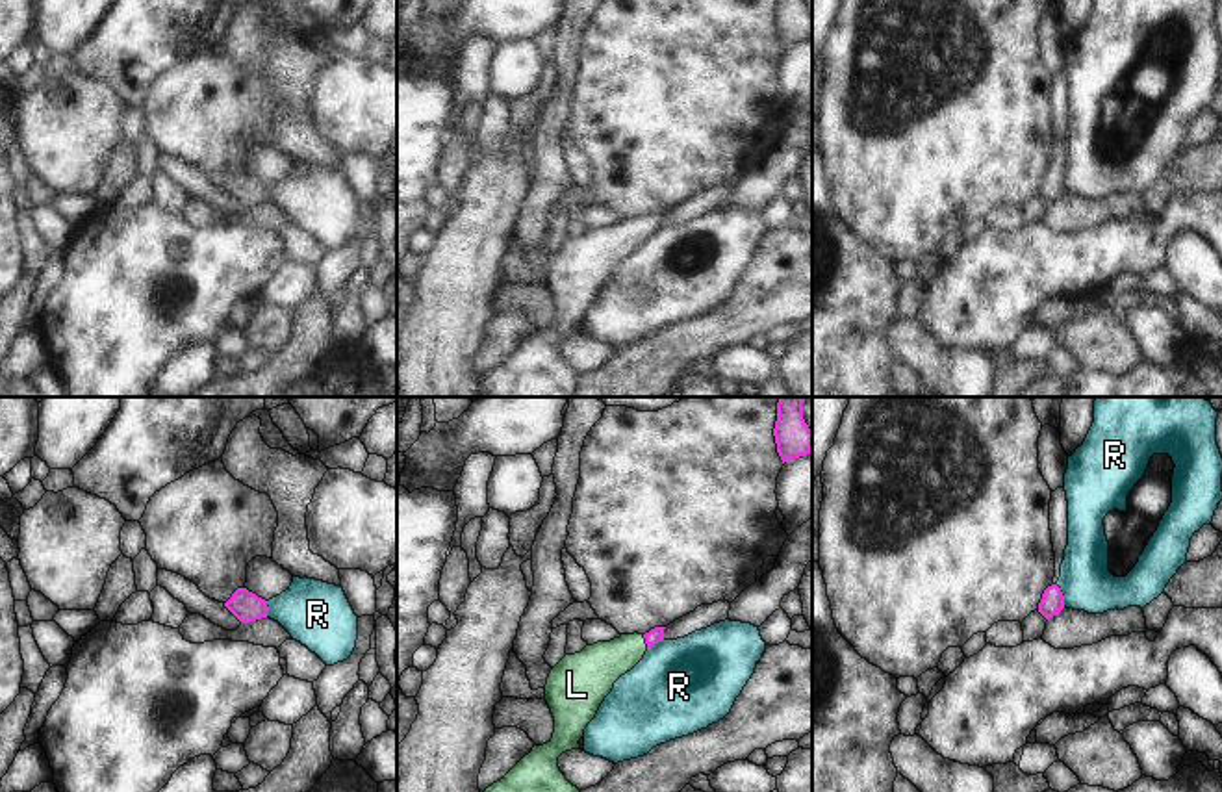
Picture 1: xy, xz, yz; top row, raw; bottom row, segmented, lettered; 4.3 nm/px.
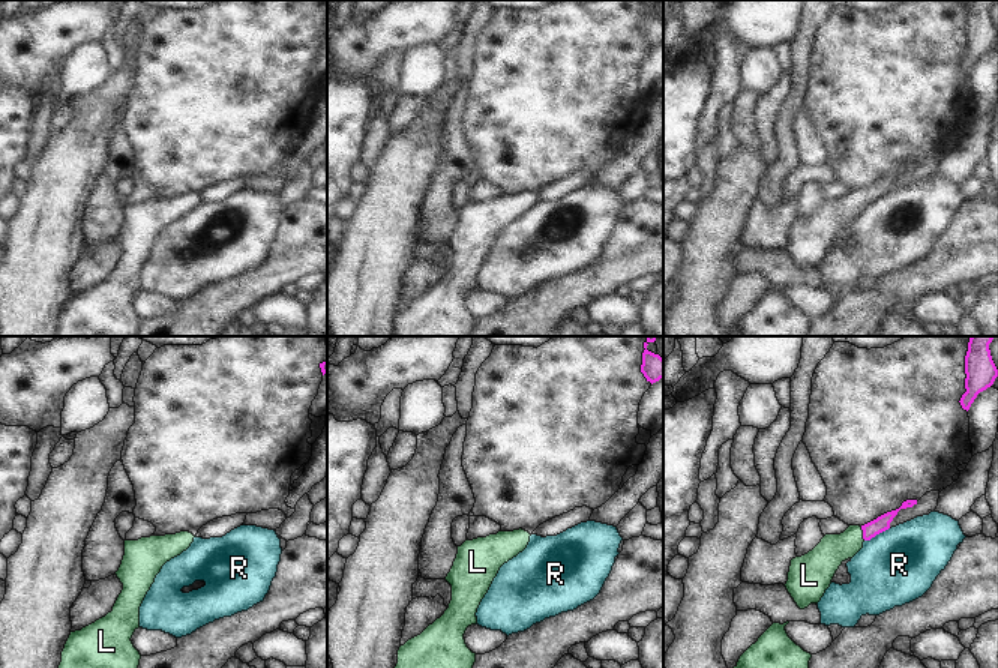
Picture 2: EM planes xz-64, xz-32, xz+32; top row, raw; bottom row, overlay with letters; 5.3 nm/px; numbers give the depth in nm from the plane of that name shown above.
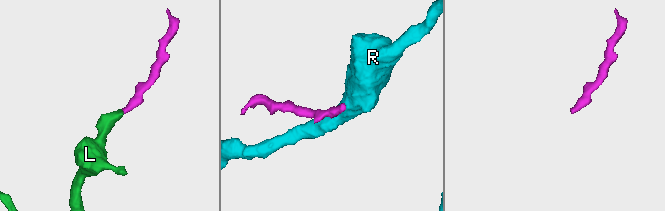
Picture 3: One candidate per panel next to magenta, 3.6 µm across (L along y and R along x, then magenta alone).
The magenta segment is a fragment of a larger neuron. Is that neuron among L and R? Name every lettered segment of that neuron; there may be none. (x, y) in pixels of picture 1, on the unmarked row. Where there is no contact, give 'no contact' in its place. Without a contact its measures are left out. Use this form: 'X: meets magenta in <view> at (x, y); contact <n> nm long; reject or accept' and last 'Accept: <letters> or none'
L: meets magenta in xz at (646, 225); contact 60 nm long; accept
R: meets magenta in yz at (1063, 180); contact 100 nm long; reject
Accept: L

